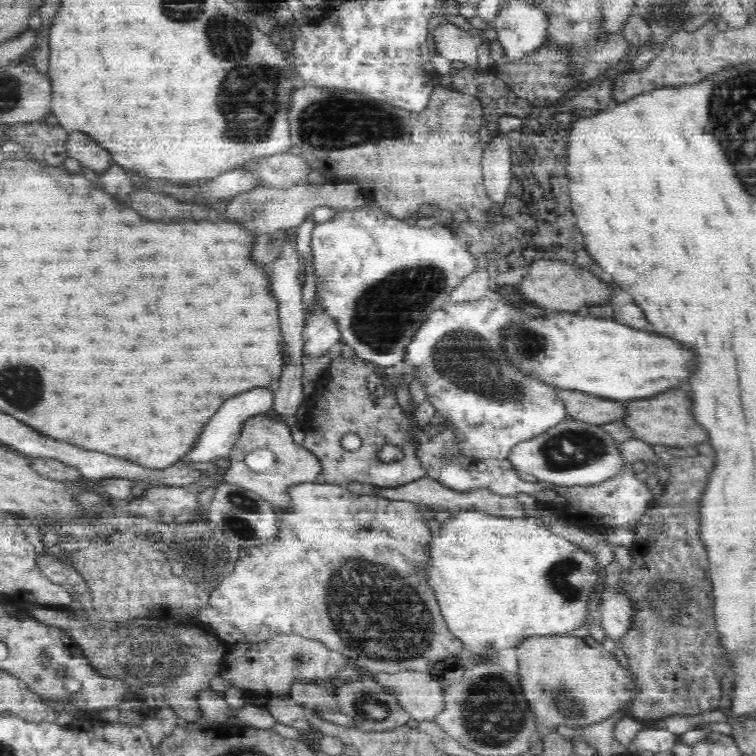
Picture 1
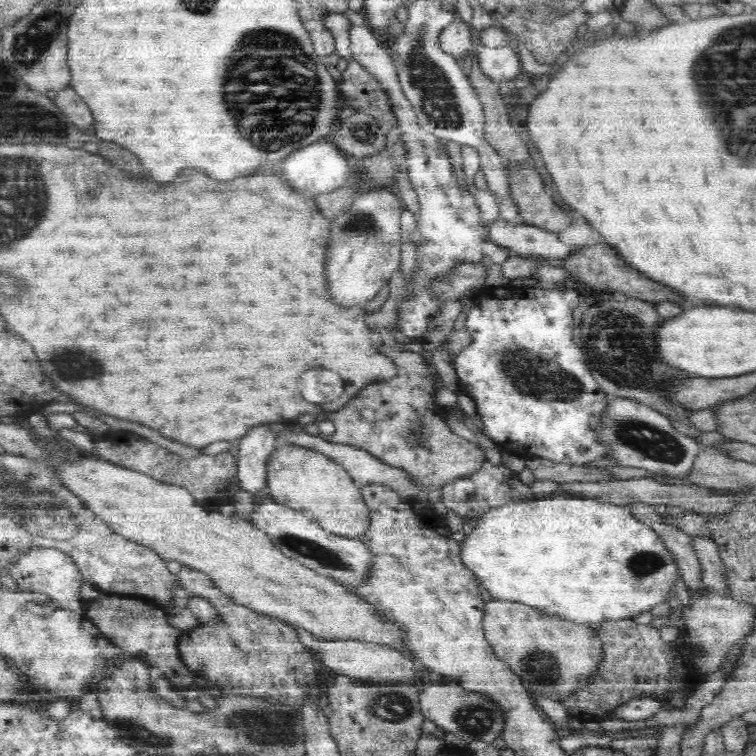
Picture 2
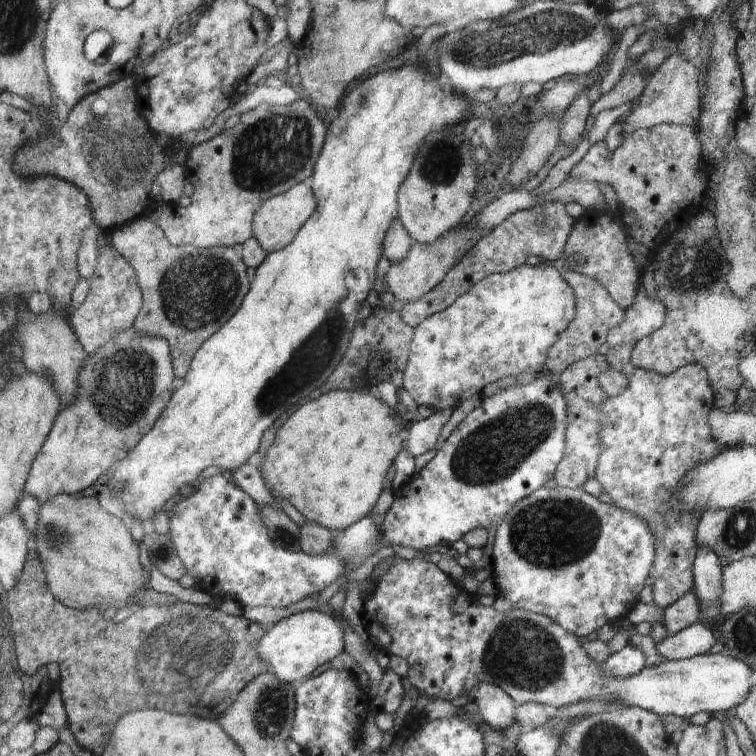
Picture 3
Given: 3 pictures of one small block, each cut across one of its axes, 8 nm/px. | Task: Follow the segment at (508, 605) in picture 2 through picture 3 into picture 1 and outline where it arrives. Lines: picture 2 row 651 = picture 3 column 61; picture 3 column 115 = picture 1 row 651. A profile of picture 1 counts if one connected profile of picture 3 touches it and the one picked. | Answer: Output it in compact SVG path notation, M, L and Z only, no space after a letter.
M584 633L570 635L530 635L516 646L518 661L517 677L529 709L535 718L537 728L535 739L544 742L558 726L580 728L602 720L616 709L624 709L627 700L633 695L633 679L626 673L614 656L602 648L586 643Z

